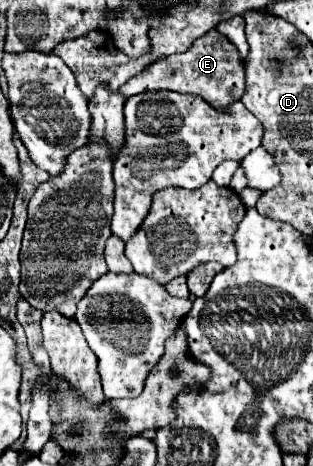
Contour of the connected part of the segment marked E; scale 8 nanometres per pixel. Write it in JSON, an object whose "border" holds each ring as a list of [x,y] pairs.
{"border":[[[210,30],[202,38],[198,38],[184,54],[172,54],[168,58],[156,60],[146,70],[130,78],[124,86],[120,86],[120,94],[124,98],[148,92],[148,90],[174,90],[184,94],[196,94],[208,100],[214,108],[222,110],[230,102],[240,100],[244,94],[244,66],[240,62],[238,50],[224,38],[218,30]]]}

